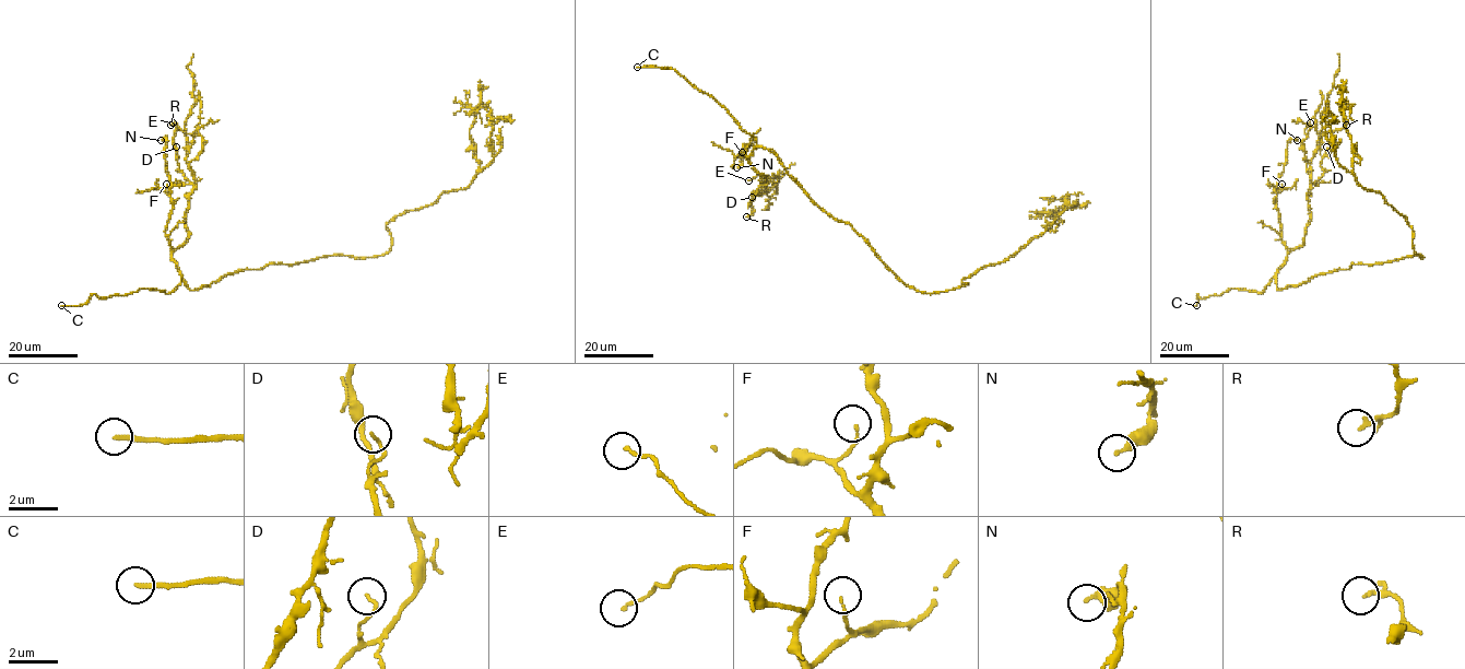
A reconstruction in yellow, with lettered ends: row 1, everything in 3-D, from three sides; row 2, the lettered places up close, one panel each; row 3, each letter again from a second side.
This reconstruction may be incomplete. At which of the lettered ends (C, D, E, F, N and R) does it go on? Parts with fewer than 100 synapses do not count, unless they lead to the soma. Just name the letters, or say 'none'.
C

